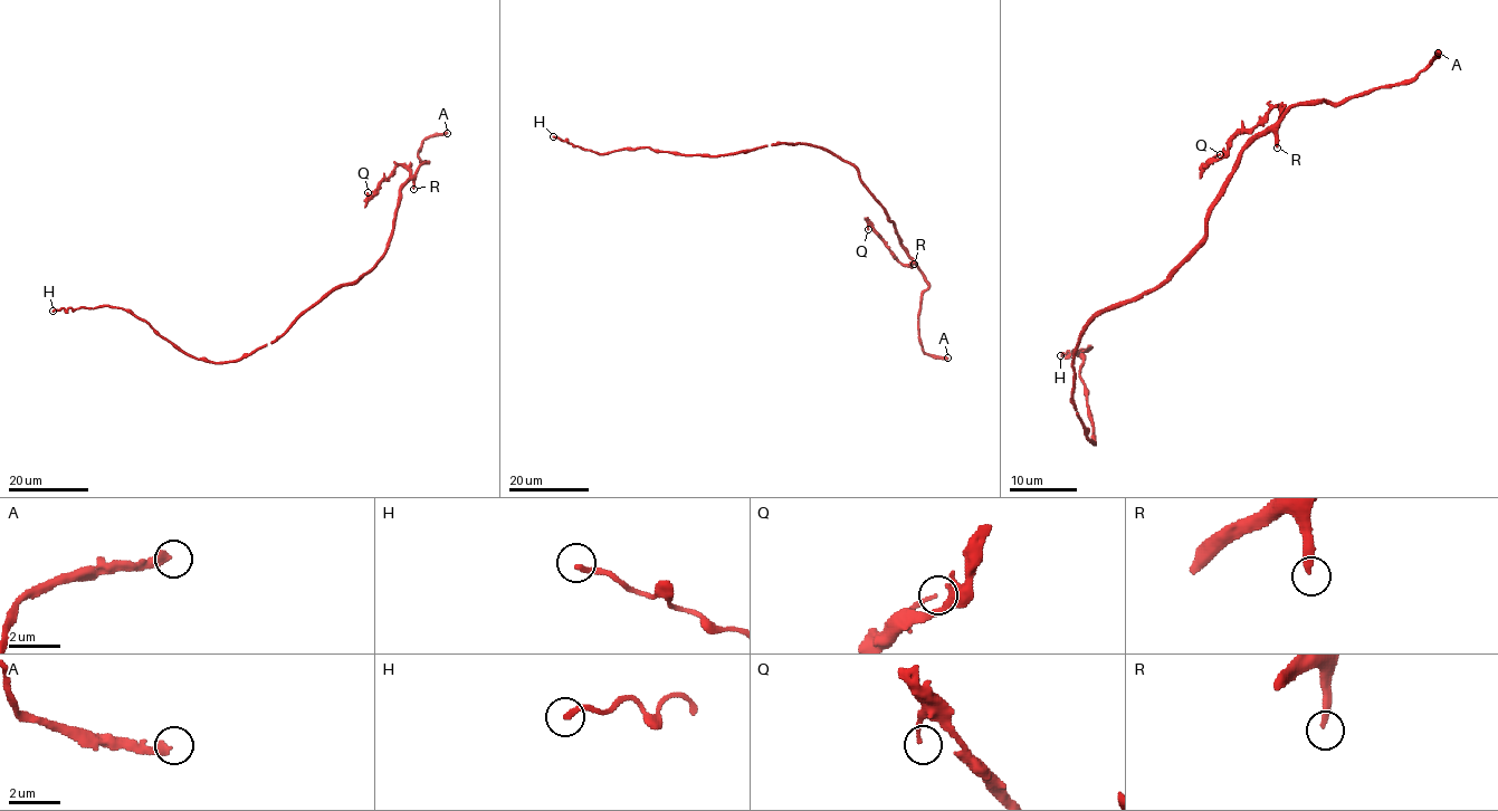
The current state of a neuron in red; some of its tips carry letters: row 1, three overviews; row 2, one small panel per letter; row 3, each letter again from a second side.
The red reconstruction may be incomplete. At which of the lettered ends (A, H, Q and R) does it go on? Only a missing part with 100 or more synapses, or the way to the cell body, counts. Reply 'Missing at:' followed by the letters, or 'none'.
Missing at: A, R

